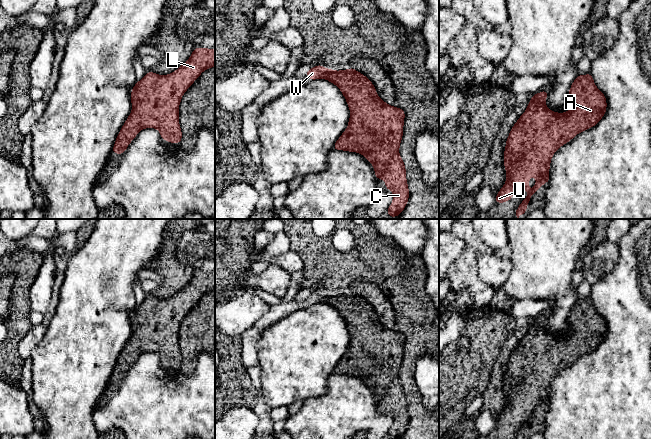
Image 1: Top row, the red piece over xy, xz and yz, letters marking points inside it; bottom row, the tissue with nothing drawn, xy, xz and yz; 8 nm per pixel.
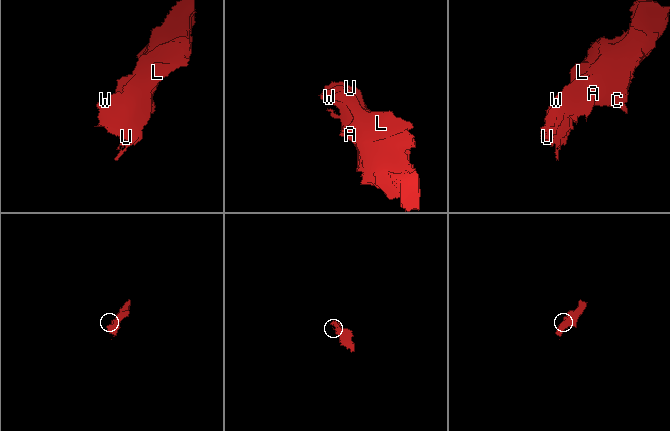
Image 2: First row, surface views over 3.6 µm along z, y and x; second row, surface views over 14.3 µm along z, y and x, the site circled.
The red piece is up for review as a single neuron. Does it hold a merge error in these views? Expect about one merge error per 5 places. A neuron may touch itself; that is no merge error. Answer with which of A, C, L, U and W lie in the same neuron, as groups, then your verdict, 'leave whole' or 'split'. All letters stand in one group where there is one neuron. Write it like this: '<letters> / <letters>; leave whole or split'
A C L U W; leave whole

